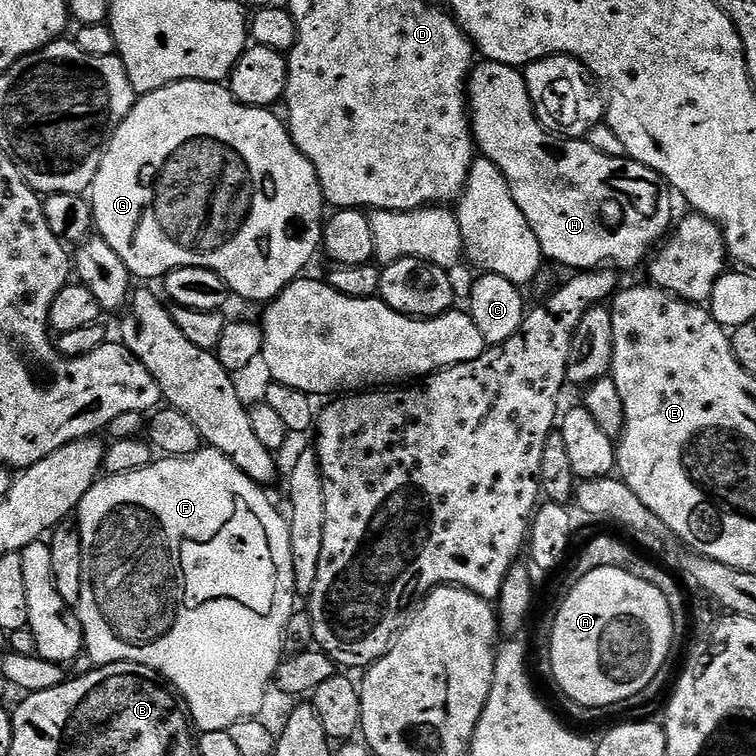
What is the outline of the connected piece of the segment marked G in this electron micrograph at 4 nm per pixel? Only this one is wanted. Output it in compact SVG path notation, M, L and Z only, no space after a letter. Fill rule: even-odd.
M183 80L162 90L145 92L137 99L130 114L117 126L108 147L104 149L100 169L90 189L90 203L95 231L110 242L110 246L114 246L114 254L126 262L133 277L140 279L141 276L144 282L152 282L148 280L159 281L179 268L205 268L222 278L233 297L241 296L244 300L275 300L287 284L303 273L300 271L315 258L316 252L318 256L324 239L326 201L322 186L310 158L306 158L306 154L294 146L288 125L278 122L269 109L251 108L249 104L238 102L223 83L210 80Z

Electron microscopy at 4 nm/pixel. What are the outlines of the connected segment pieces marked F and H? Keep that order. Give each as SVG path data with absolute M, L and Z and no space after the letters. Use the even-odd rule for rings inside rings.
M201 447L192 456L169 456L157 459L134 474L105 475L97 479L82 498L78 523L82 538L82 598L78 605L84 631L84 652L96 666L106 664L145 664L159 672L180 692L188 703L193 725L203 732L226 732L232 725L261 715L264 708L264 664L279 665L284 652L284 631L292 620L298 593L294 582L294 562L290 554L290 530L283 511L268 501L263 487L254 483L230 458L218 450Z
M493 60L477 63L473 67L472 73L468 75L467 94L468 110L472 121L472 138L479 155L485 160L494 162L494 166L498 166L498 170L502 170L502 174L510 186L510 194L514 198L514 202L518 202L518 210L522 210L522 214L526 214L526 222L530 222L530 230L534 230L534 238L538 238L538 246L542 250L545 261L551 262L553 260L554 263L561 264L564 268L572 268L568 270L595 270L601 266L615 266L620 270L636 268L645 259L644 264L653 255L657 245L669 235L674 224L674 219L672 220L672 199L674 196L668 185L664 183L663 178L654 170L642 166L637 160L629 160L625 155L610 158L606 154L594 150L594 146L590 146L587 139L565 140L546 132L540 124L540 119L536 117L536 111L532 105L532 99L521 69L512 68L509 64Z

